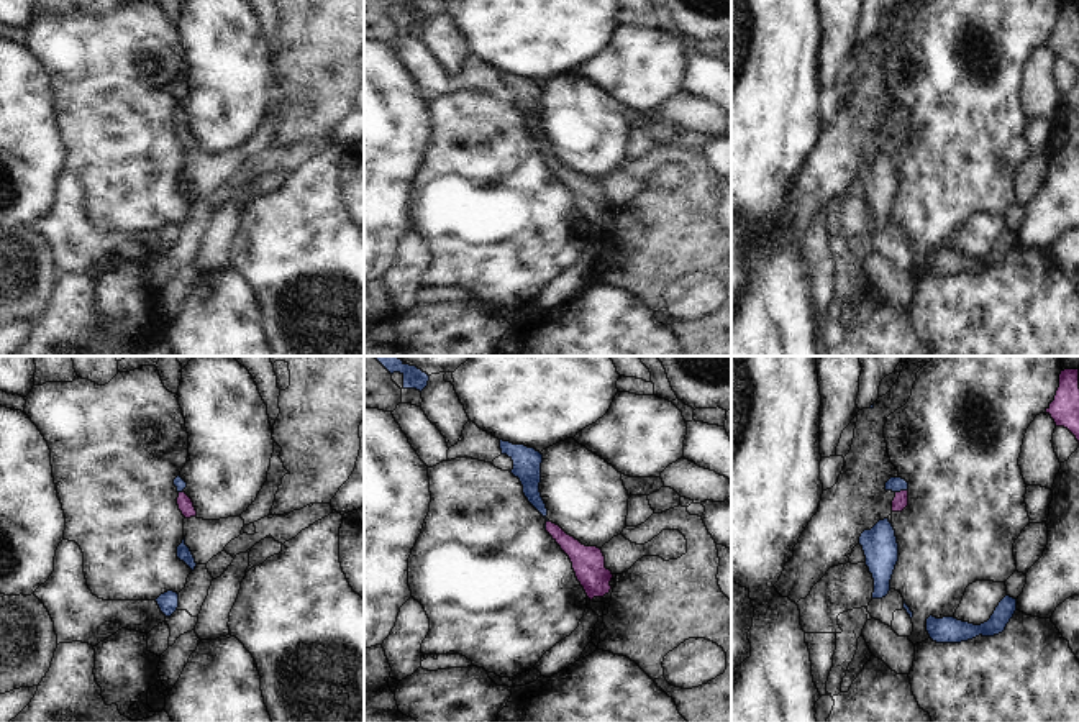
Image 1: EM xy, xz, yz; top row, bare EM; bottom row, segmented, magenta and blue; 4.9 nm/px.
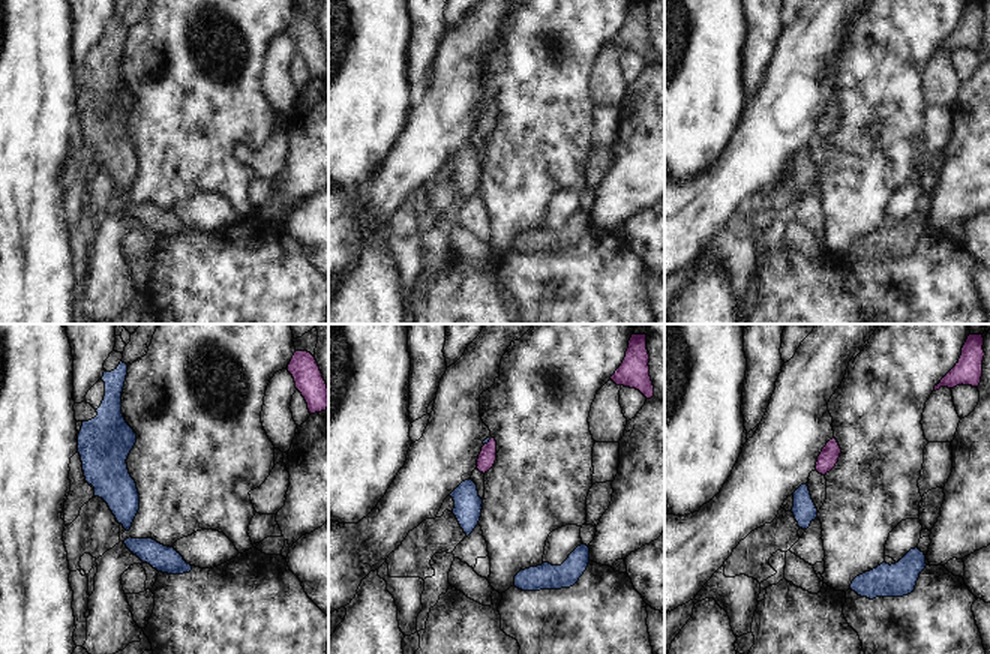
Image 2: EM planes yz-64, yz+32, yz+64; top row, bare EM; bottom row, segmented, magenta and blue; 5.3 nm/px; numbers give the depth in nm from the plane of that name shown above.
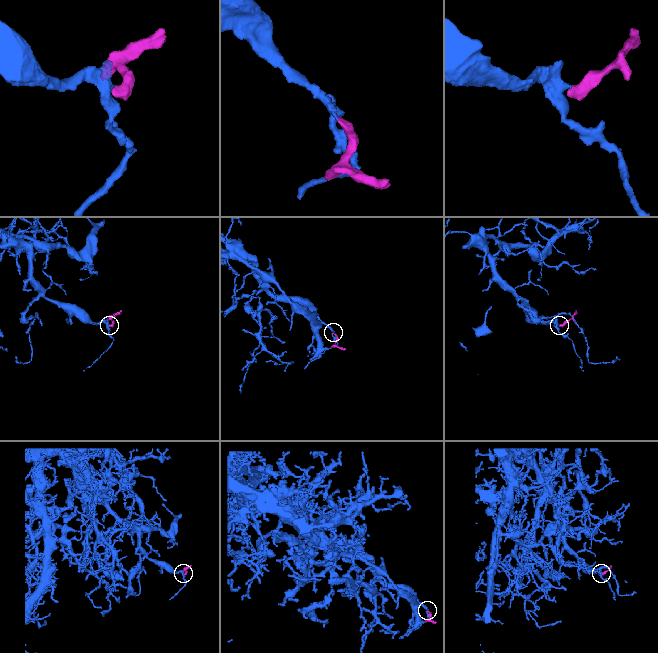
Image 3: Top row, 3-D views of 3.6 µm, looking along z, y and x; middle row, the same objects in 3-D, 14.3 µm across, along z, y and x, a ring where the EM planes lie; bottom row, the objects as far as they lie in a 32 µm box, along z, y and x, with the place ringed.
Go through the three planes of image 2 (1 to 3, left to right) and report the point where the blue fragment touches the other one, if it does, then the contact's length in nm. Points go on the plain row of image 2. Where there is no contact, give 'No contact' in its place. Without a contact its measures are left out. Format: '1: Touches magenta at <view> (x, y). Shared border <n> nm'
1: No contact
2: Touches magenta at yz+32 (489, 105). Shared border 50 nm
3: No contact

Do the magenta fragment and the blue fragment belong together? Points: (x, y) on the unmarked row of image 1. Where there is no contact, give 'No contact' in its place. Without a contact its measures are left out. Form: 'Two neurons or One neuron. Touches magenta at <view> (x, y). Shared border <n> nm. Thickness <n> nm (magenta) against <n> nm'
One neuron. Touches magenta at yz (901, 123). Shared border 70 nm. Thickness 80 nm (magenta) against 80 nm

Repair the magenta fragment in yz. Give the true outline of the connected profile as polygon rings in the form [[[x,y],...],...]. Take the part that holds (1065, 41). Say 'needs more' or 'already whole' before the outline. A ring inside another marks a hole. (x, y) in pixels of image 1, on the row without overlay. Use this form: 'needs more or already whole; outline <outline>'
already whole; outline [[[1064,2],[1054,33],[1046,41],[1056,59],[1068,61],[1079,74],[1079,2]]]

